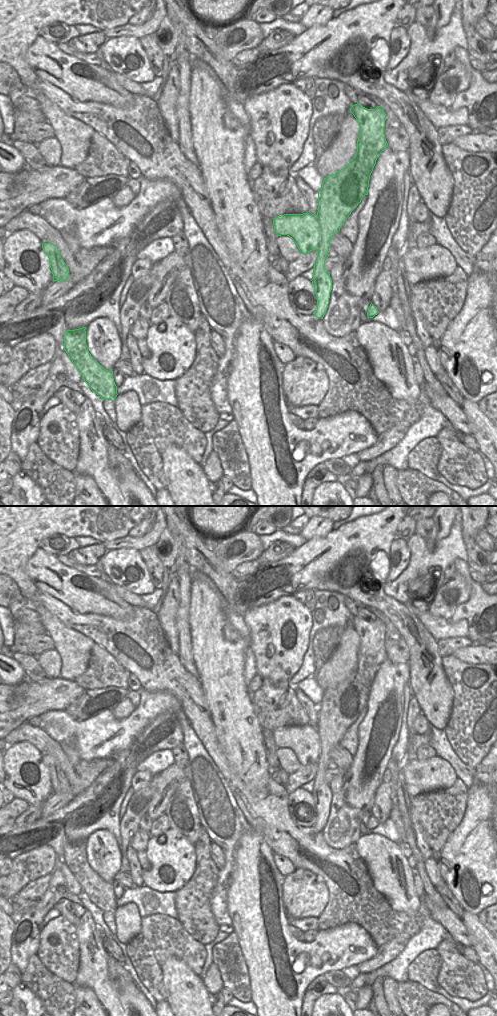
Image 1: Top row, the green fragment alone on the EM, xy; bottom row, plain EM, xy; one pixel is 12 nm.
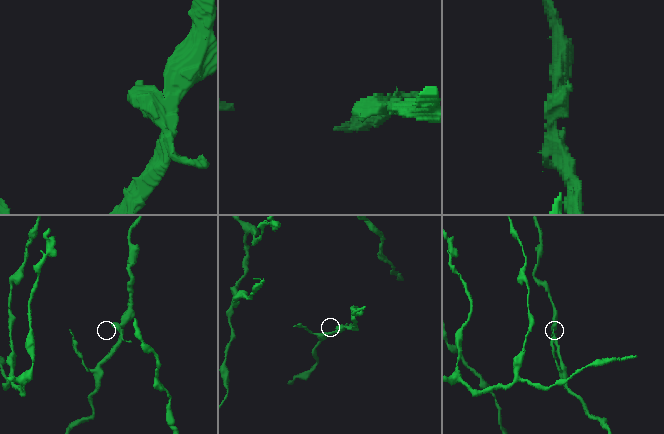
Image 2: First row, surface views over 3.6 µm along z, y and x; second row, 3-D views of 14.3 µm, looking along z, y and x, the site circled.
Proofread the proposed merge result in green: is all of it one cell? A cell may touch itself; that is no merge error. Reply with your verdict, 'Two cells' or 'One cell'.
One cell

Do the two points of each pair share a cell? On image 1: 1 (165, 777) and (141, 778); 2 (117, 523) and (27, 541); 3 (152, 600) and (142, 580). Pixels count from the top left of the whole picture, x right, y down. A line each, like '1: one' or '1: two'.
1: two
2: one
3: two

